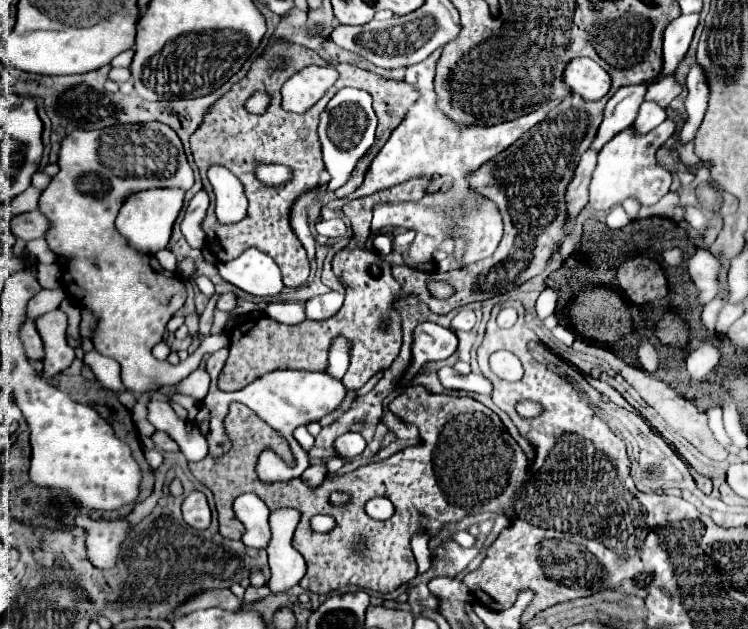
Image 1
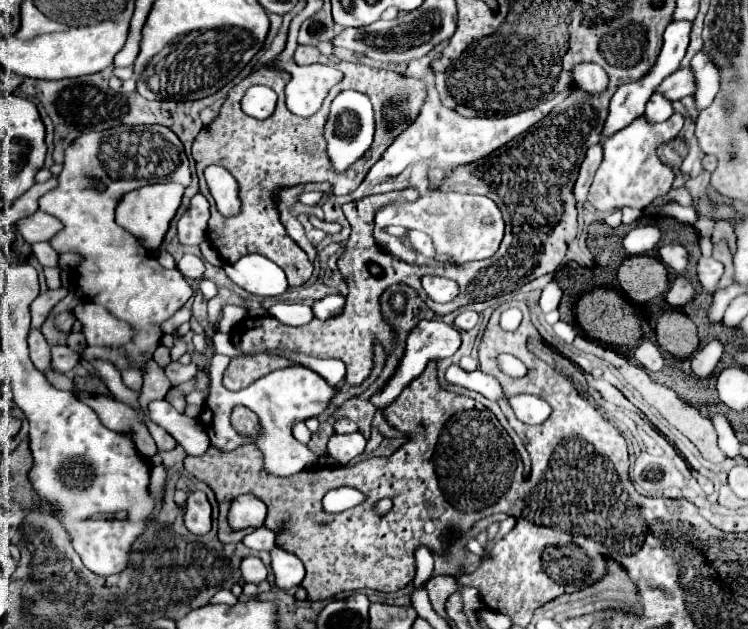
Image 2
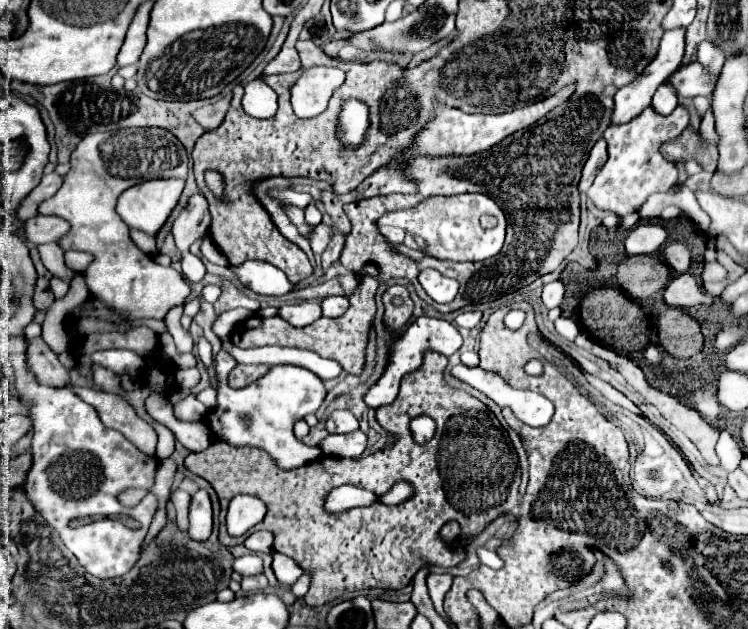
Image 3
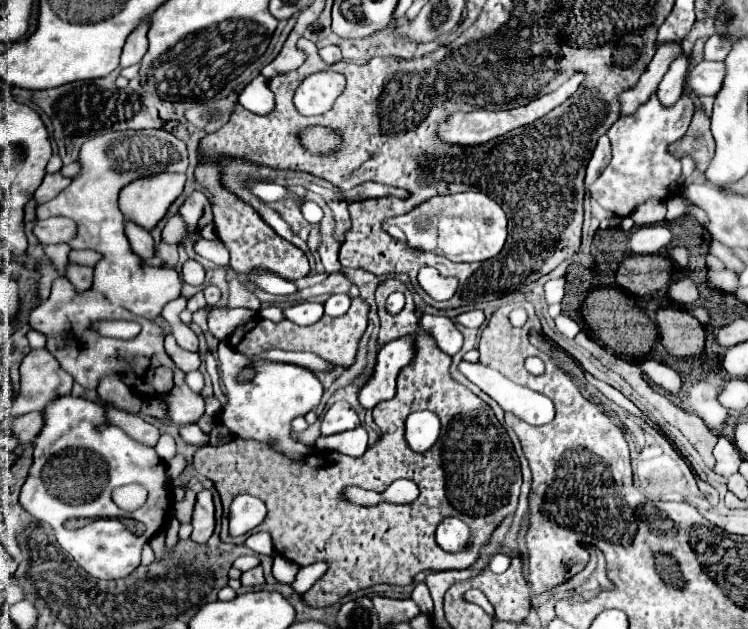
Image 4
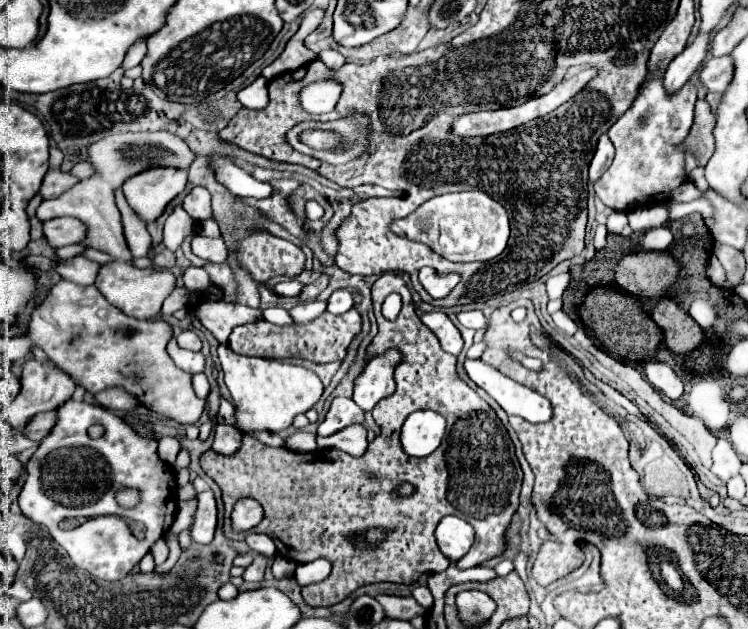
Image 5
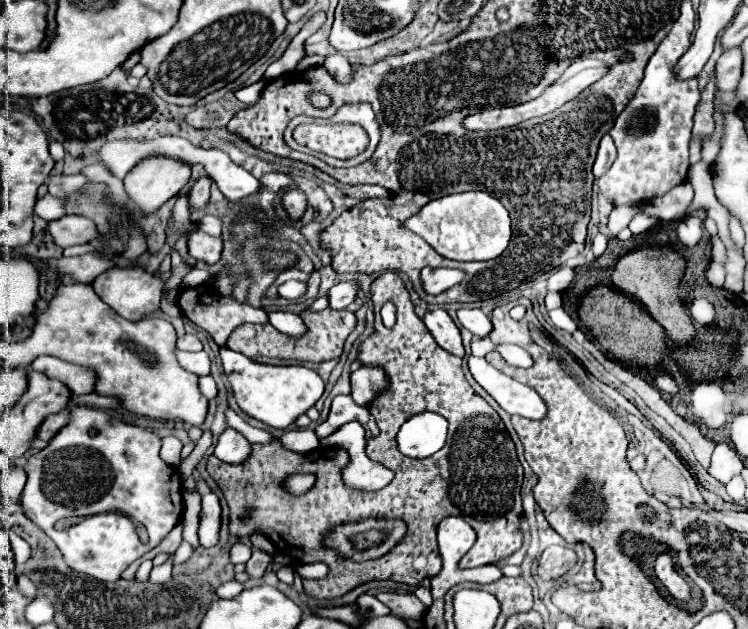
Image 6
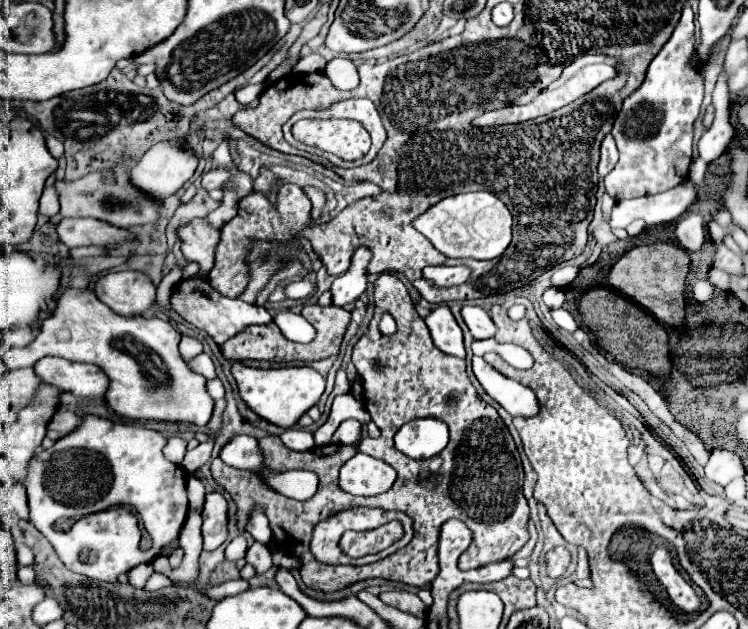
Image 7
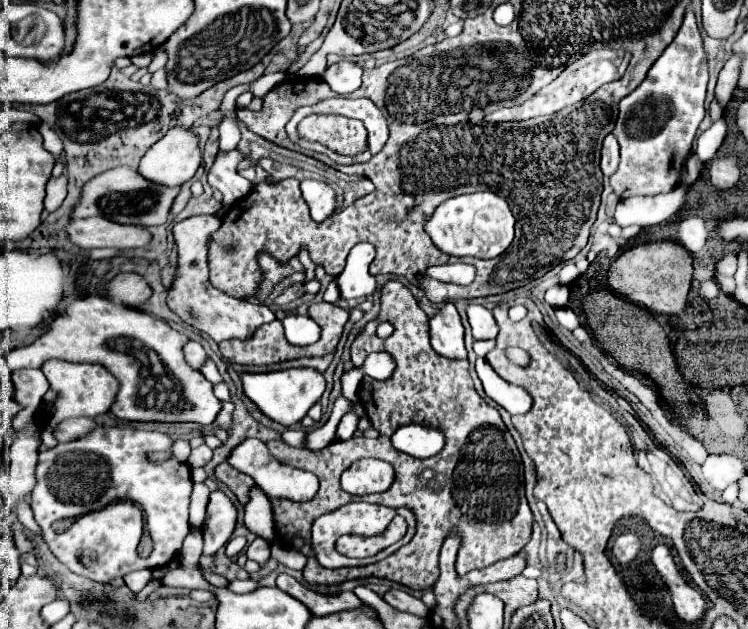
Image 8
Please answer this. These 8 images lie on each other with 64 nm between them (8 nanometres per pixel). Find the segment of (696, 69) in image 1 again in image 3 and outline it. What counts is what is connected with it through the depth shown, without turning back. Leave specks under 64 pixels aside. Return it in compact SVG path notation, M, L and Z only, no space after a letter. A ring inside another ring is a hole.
M702 42L698 46L698 54L696 54L696 62L704 64L704 68L708 68L708 72L712 72L712 76L720 76L720 68L724 64L724 54L712 44L712 42Z

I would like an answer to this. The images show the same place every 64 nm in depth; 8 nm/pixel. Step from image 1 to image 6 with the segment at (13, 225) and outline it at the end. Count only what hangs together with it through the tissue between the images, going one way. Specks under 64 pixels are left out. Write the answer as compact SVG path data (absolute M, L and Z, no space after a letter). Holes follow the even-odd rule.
M62 216L58 220L48 222L46 230L52 236L54 244L58 244L60 248L68 248L74 244L86 244L98 238L94 222L82 216Z

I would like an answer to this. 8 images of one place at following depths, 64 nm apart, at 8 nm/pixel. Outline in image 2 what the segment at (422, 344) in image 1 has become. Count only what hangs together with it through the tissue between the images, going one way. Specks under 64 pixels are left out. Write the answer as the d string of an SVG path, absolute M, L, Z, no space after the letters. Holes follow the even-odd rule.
M420 320L418 326L408 334L406 352L404 352L404 358L400 360L400 366L398 366L394 378L390 378L390 382L378 394L374 394L370 398L372 404L376 404L378 408L386 408L408 386L408 382L412 382L416 376L422 374L422 370L426 368L428 362L450 358L458 348L460 348L460 334L458 334L458 330L454 326L448 326L448 324L438 322L438 320Z

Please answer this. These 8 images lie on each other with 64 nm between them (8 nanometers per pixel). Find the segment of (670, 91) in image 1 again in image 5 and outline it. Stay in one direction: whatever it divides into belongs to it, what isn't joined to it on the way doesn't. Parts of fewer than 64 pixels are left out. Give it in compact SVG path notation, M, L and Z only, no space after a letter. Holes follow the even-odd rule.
M722 56L722 58L712 58L706 60L698 72L698 80L700 84L706 88L706 92L716 92L722 94L730 80L732 80L732 58L730 56Z

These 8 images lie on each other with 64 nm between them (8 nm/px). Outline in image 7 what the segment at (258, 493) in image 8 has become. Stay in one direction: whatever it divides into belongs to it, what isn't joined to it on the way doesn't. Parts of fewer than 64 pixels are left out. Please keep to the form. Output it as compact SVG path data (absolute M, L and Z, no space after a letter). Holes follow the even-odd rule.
M258 508L252 512L246 530L254 536L254 540L258 540L262 544L268 544L272 540L272 532L270 532L270 526L268 526L268 518Z

